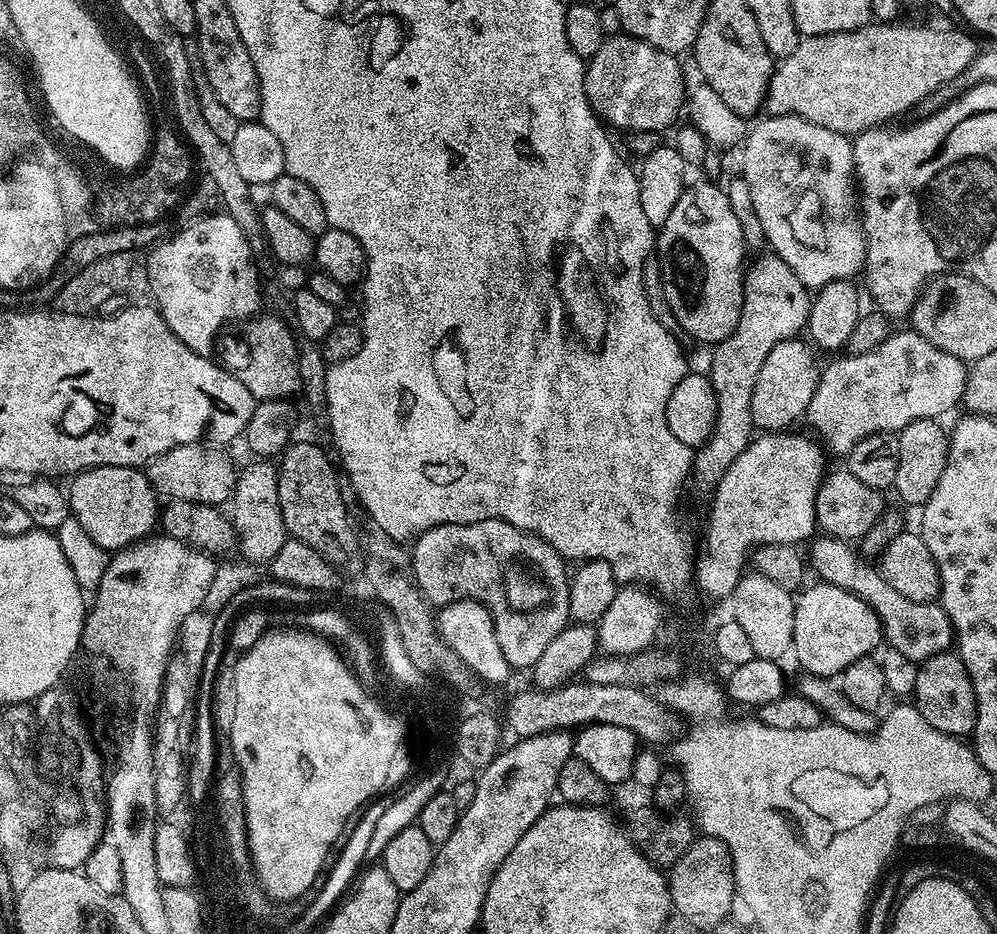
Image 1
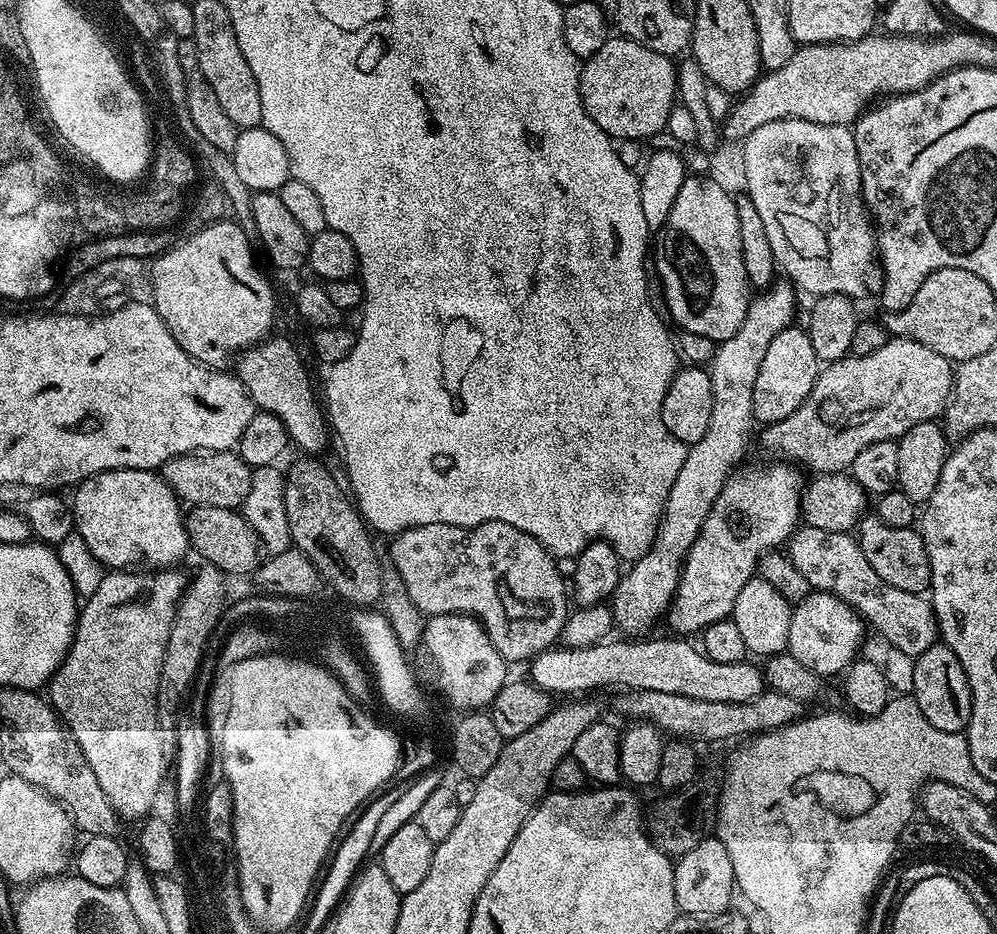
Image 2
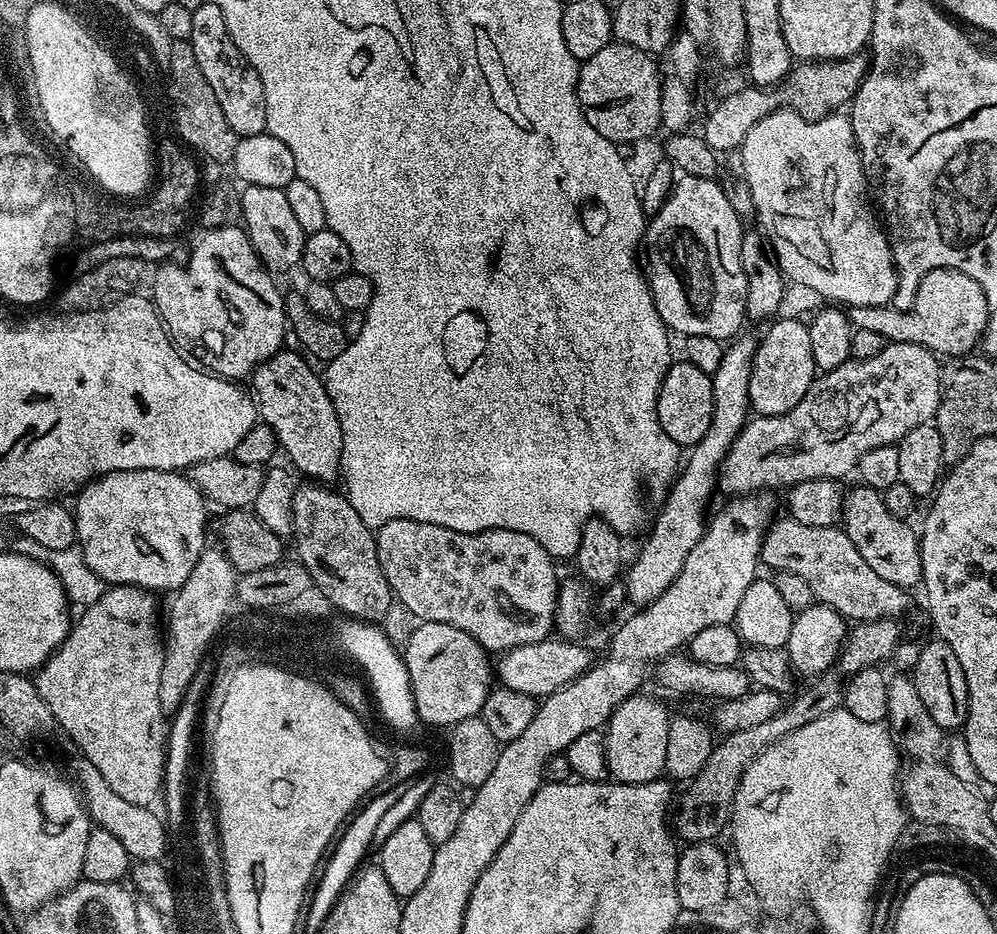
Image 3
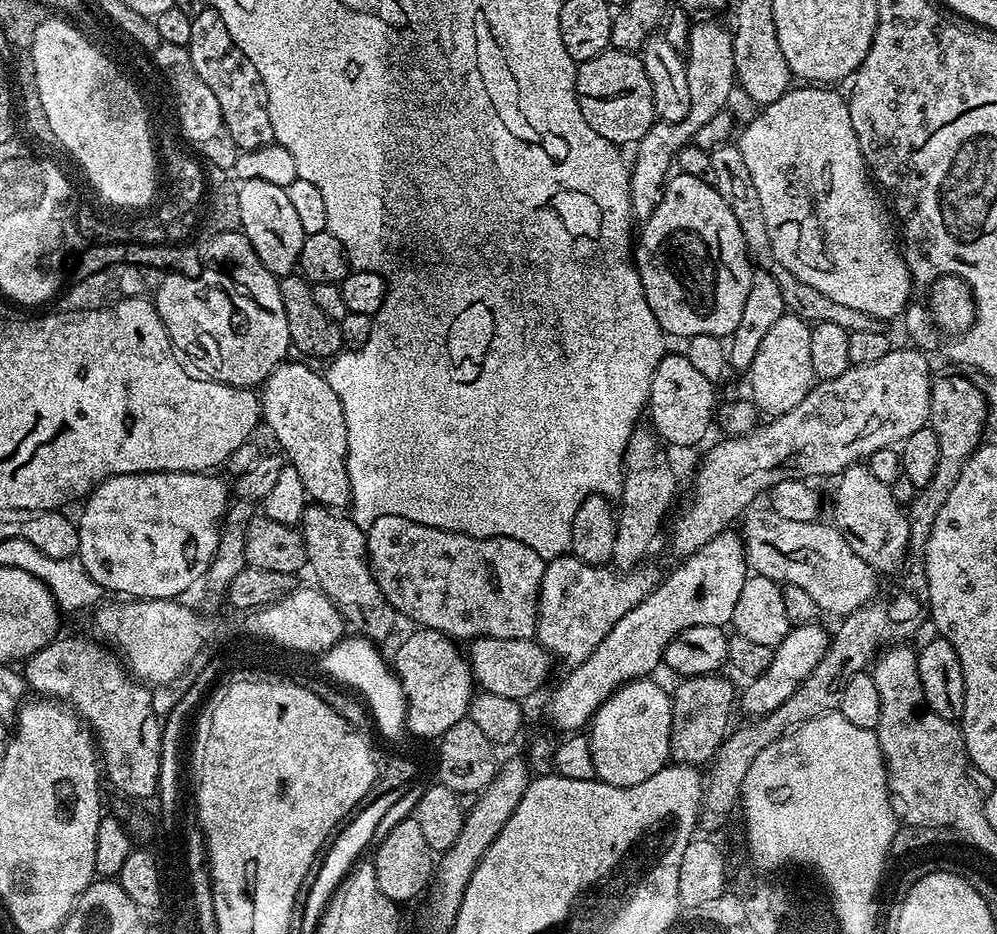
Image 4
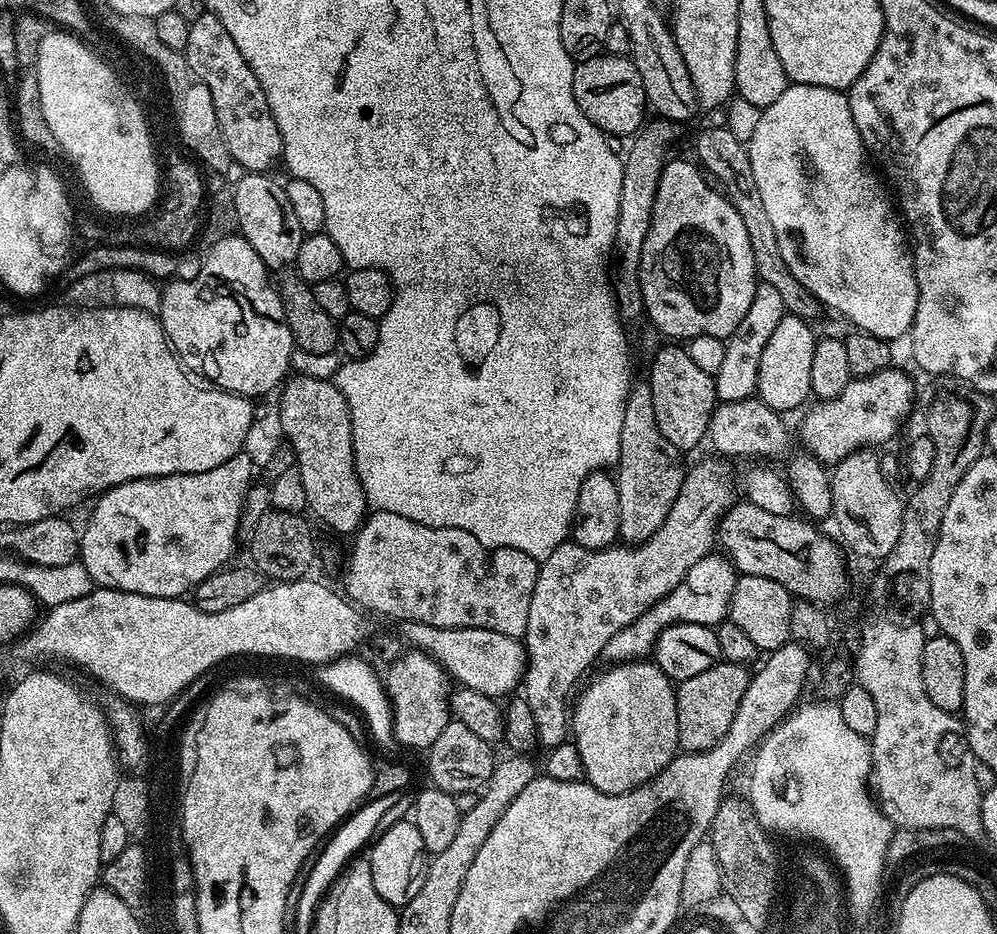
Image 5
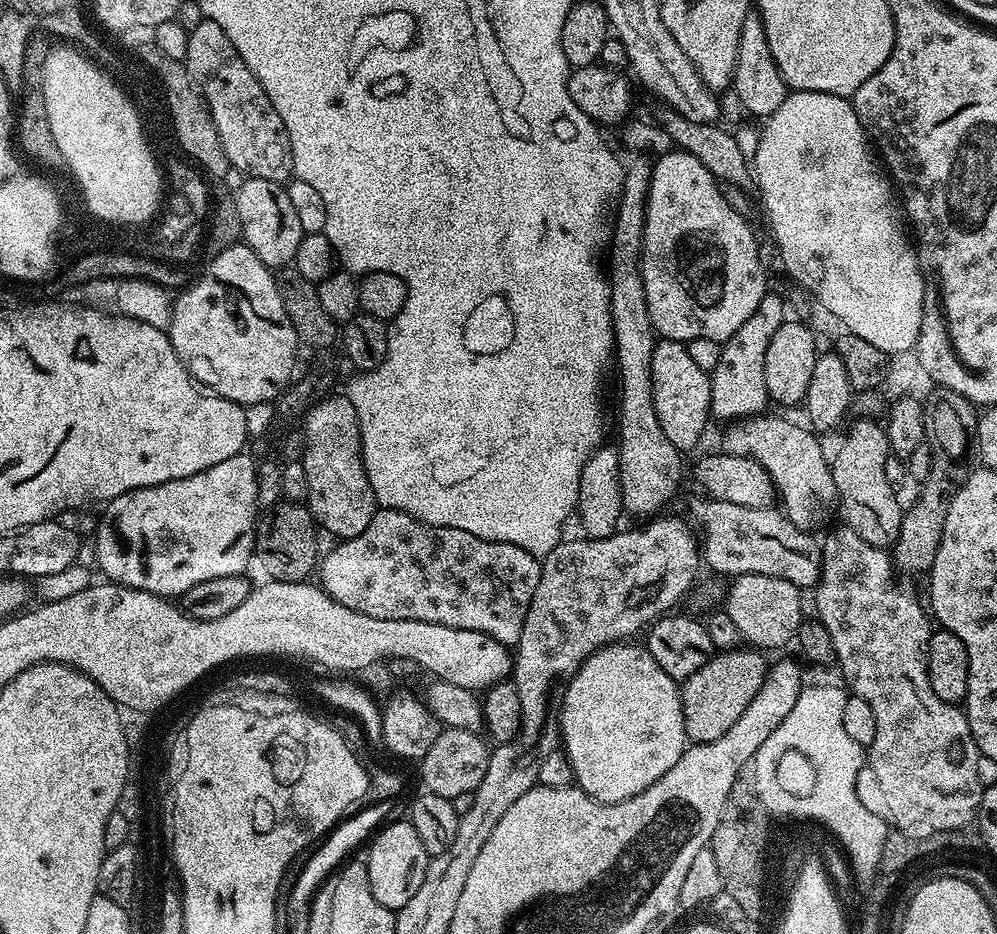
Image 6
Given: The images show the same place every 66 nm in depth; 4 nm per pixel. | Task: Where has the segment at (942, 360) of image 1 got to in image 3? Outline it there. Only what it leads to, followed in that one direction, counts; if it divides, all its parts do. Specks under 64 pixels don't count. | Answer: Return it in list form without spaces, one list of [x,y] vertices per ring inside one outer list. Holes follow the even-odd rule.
[[[888,342],[885,343],[882,354],[874,354],[874,358],[866,358],[865,360],[849,358],[842,366],[817,375],[816,379],[812,381],[810,390],[806,390],[802,402],[798,402],[798,406],[794,406],[794,410],[790,410],[786,414],[778,414],[777,416],[756,416],[749,419],[743,430],[738,434],[736,441],[730,446],[726,458],[720,463],[718,475],[719,491],[724,491],[725,497],[728,498],[743,498],[753,494],[760,494],[763,488],[781,488],[781,490],[784,490],[793,484],[806,482],[807,480],[840,480],[844,478],[848,471],[852,472],[857,467],[862,454],[866,454],[866,450],[874,450],[874,446],[897,445],[900,443],[900,439],[906,434],[910,434],[910,430],[914,430],[914,426],[927,424],[935,417],[940,405],[941,375],[941,361],[937,359],[929,348],[923,348],[917,344],[893,344]]]

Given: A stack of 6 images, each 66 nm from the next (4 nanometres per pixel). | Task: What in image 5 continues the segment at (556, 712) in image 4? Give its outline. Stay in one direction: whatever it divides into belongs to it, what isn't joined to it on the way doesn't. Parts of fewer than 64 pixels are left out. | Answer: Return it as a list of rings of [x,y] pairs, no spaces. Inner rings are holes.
[[[723,554],[703,556],[701,560],[694,562],[694,566],[690,566],[686,578],[682,578],[682,582],[678,582],[678,586],[674,586],[674,590],[670,590],[666,598],[650,606],[646,614],[630,622],[630,626],[618,630],[618,634],[614,634],[610,642],[606,642],[603,659],[608,662],[627,662],[647,657],[655,649],[657,638],[664,633],[666,626],[671,624],[694,622],[715,626],[729,619],[728,607],[732,605],[737,579],[736,568],[727,556]]]

